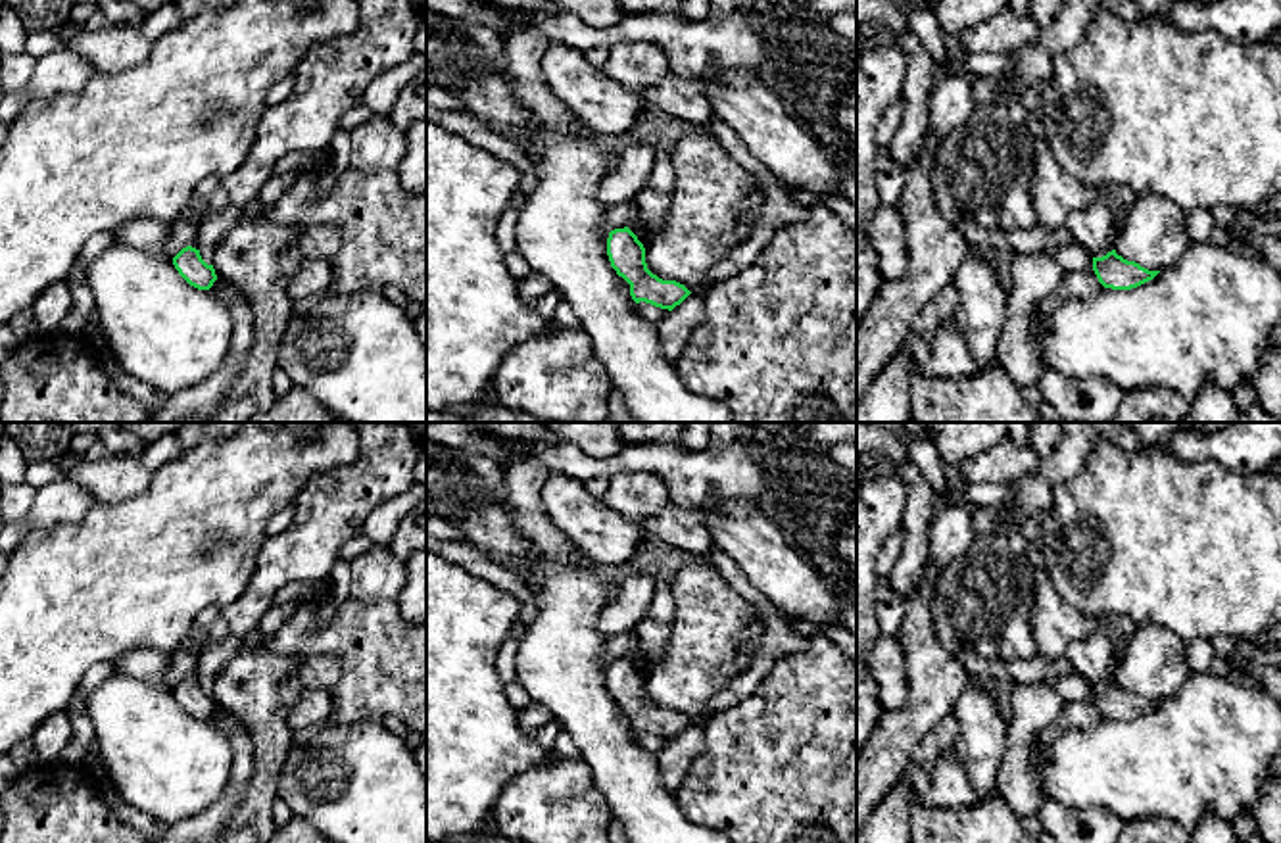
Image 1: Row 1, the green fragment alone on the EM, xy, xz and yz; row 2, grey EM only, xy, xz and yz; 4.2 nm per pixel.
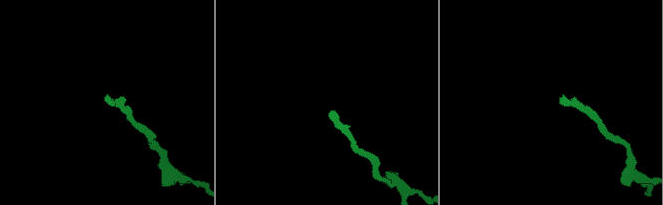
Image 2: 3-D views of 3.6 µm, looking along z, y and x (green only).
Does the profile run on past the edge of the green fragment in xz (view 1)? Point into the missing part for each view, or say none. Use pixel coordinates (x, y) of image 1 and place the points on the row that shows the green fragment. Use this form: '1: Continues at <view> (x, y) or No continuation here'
1: No continuation here

